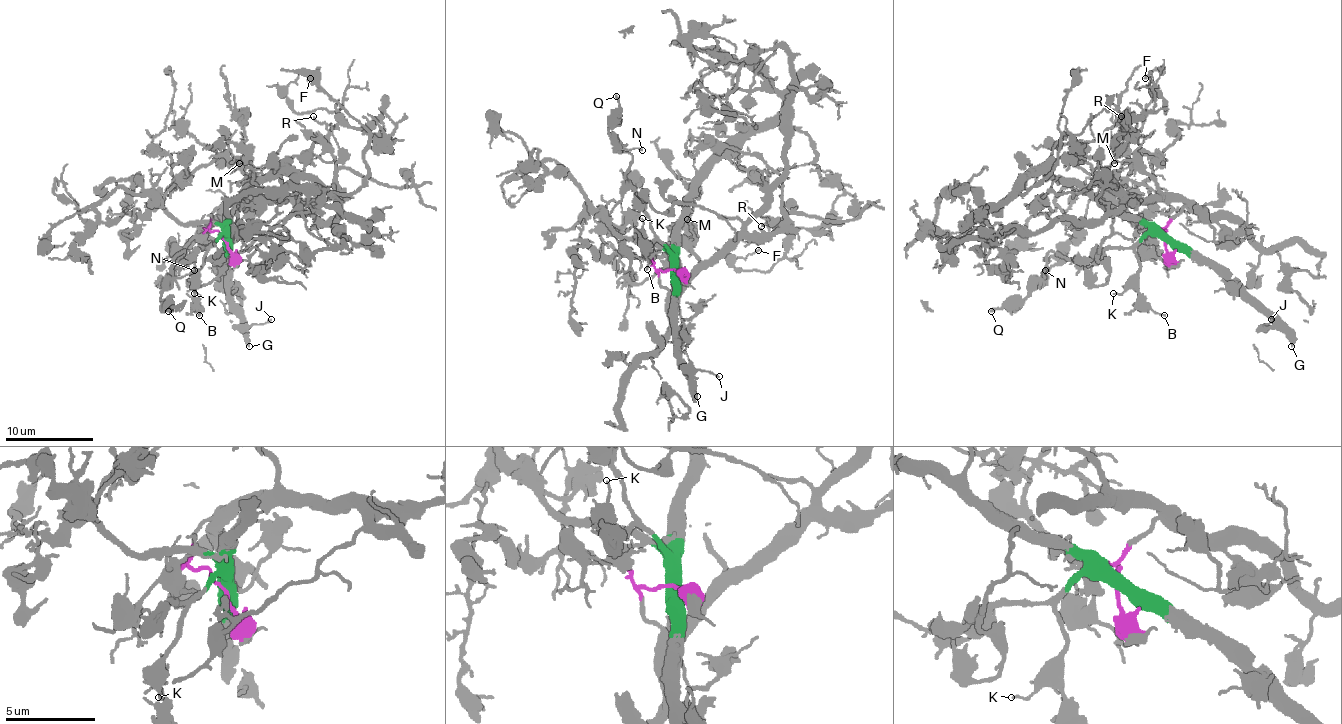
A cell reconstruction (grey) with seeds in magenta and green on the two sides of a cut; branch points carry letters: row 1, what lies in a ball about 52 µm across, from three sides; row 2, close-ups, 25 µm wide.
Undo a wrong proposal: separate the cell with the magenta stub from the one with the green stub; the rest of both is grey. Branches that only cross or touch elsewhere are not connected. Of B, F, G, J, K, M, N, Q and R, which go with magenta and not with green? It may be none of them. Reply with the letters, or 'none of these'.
F, M, R

